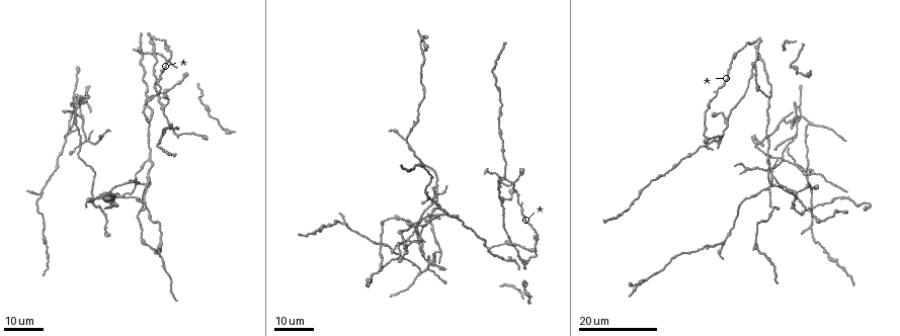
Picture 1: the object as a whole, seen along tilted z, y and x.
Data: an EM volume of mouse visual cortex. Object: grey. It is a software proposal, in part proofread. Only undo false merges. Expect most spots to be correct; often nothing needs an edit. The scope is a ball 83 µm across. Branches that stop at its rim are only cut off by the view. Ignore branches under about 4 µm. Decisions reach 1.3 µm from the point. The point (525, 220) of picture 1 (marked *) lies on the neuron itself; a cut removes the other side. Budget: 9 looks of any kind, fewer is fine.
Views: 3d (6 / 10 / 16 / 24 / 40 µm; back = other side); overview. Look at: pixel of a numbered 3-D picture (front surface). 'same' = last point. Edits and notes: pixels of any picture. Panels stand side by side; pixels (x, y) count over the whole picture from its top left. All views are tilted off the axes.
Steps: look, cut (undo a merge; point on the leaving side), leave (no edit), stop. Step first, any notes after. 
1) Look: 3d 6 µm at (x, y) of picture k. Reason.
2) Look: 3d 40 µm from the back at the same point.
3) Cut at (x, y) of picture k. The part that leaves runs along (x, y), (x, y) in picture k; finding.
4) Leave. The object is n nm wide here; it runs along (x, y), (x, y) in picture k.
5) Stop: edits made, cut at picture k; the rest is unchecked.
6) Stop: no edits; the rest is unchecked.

Look: 3d 24 µm at (715, 140) of picture 1. Arms part here.

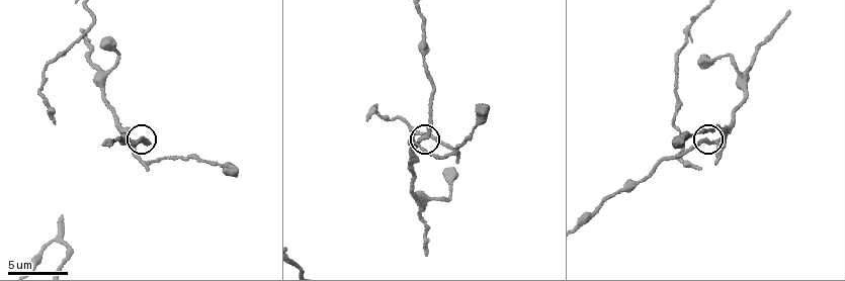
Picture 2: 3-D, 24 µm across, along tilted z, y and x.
Look: 3d 6 µm at (420, 140) of picture 2.

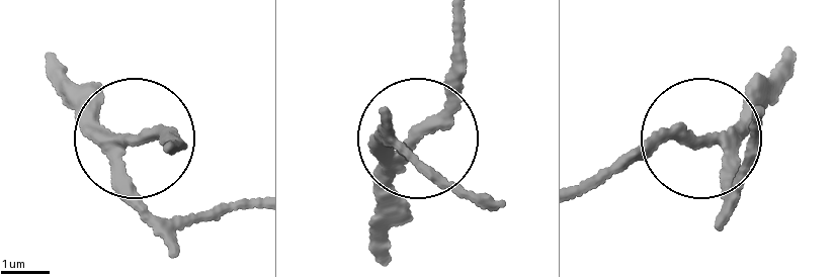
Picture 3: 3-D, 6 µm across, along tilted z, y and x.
Look: 3d 6 µm from the back at (412, 134) of picture 3.

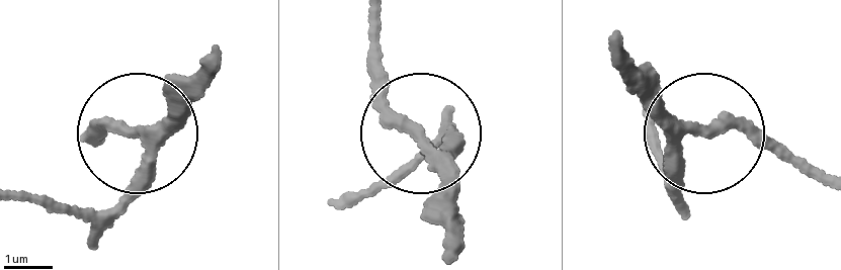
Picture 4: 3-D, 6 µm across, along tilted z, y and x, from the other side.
Leave. 3 arms meet here; it runs along (618, 62), (695, 130), (661, 179) in picture 4; all the same neuron.

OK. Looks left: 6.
Look: 3d 24 µm at (792, 136) of picture 1. A fork.

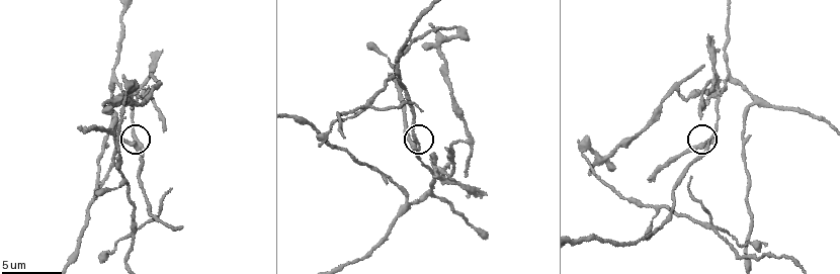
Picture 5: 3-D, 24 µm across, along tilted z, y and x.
Look: 3d 10 µm at (412, 143) of picture 5.

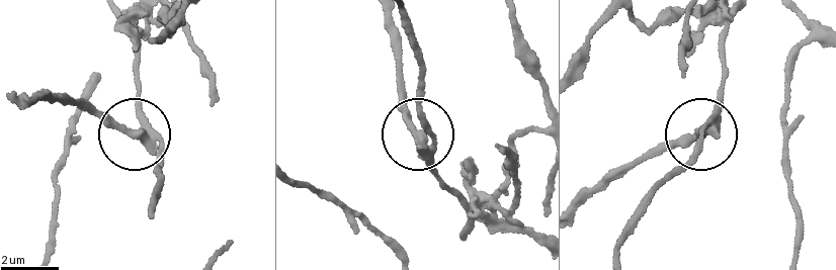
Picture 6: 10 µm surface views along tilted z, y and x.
Cut at (111, 123) of picture 6. The side arm is 8 µm long; the part that leaves runs along (144, 136), (68, 95), (24, 94) in picture 6; two neurons meet here.

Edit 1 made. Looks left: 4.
Look: 3d 10 µm at (720, 94) of picture 5.

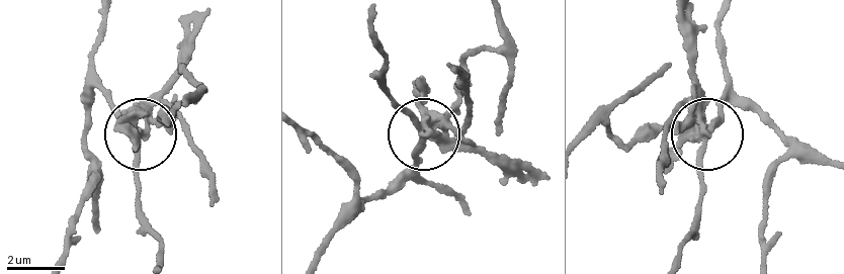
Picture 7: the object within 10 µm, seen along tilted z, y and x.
Cut at (137, 132) of picture 7. The side arm is 31 µm long; the part that leaves runs along (706, 135), (685, 126), (588, 135) in picture 7; two neurons meet here.

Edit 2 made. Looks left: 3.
Look: overview. Redraw.

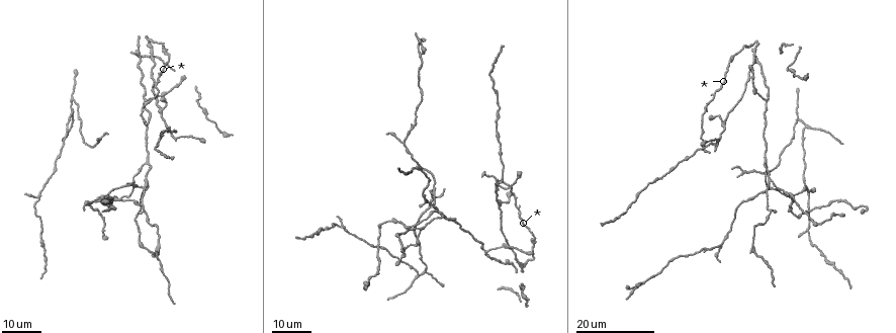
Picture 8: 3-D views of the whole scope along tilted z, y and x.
Look: 3d 24 µm at (147, 164) of picture 8. Thin arm on a thick one.

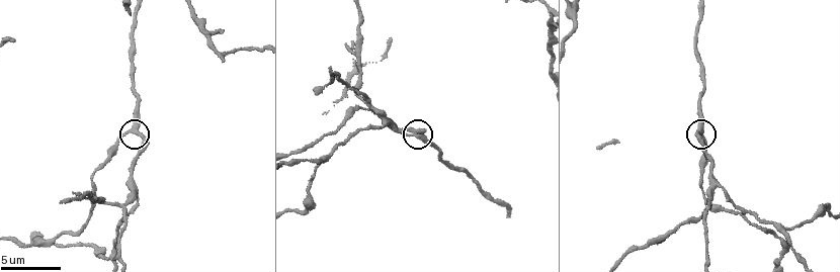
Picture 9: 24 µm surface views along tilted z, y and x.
Look: 3d 6 µm at (130, 129) of picture 9.

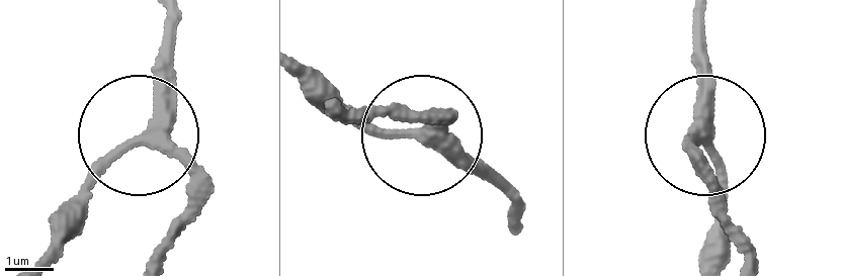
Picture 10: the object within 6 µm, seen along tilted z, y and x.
Leave. 3 arms meet here; it runs along (515, 219), (457, 156), (316, 107) in picture 10; all the same neuron.

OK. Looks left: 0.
Stop: edits made, cut at picture 6, cut at picture 7; the rest is unchecked.

